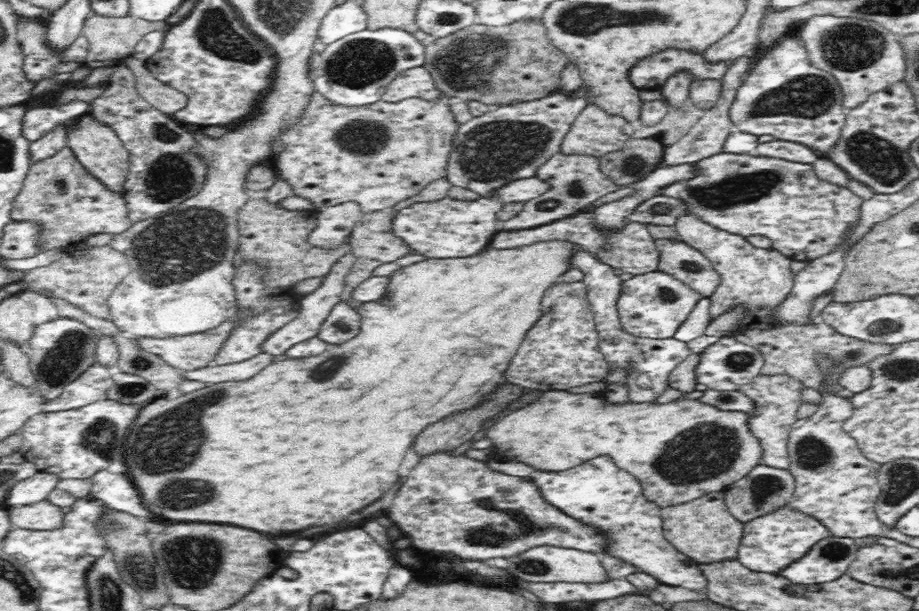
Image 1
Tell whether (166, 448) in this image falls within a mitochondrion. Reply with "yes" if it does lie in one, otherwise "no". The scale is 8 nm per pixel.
yes

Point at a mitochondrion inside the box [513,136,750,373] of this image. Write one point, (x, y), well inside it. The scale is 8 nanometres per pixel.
(633, 164)

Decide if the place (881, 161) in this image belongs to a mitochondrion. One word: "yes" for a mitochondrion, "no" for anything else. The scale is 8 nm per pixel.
yes

